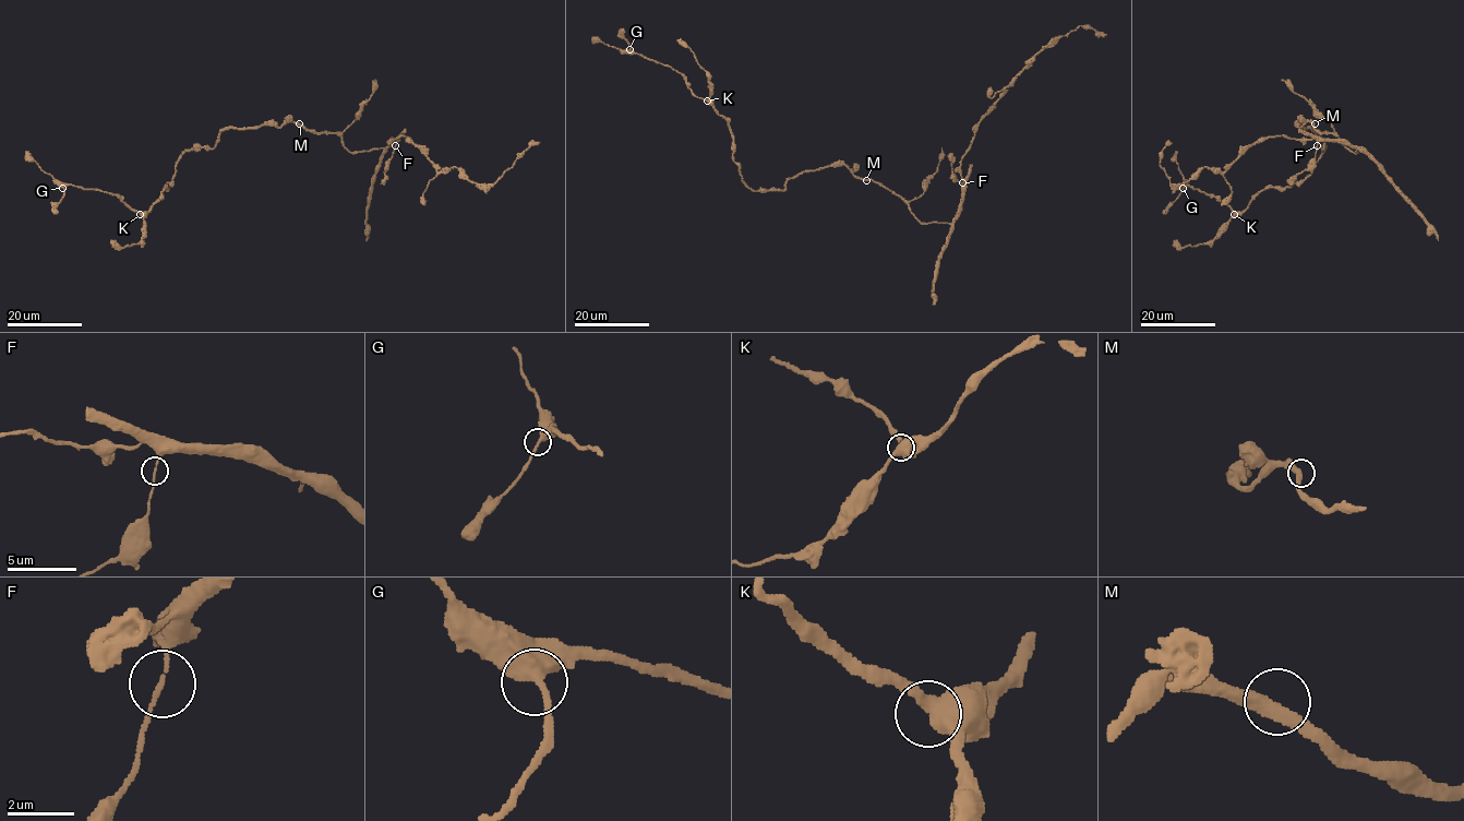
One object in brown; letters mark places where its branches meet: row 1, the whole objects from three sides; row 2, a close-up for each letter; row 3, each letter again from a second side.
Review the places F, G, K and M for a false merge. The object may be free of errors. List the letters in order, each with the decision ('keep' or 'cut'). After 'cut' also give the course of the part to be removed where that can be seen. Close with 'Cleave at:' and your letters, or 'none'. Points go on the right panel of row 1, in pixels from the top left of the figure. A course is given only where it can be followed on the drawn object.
F: keep
G: keep
K: keep
M: keep
Cleave at: none

